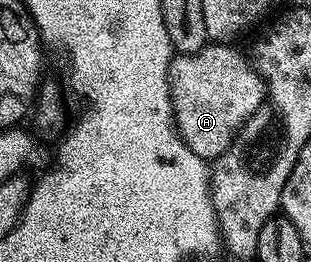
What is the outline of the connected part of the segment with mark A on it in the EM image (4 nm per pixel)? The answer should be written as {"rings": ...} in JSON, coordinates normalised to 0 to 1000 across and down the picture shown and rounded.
{"rings":[[[669,168],[627,206],[553,218],[543,305],[550,309],[550,393],[563,416],[563,477],[608,565],[656,611],[711,599],[768,515],[768,492],[807,454],[814,427],[846,389],[852,332],[846,294],[820,267],[791,202],[743,168]]]}

